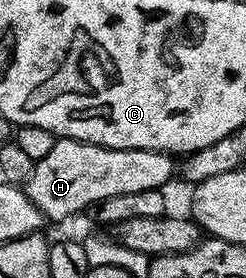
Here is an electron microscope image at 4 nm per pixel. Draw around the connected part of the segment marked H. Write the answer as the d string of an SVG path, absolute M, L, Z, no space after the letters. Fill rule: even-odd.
M58 139L51 152L43 155L33 166L31 179L23 187L26 195L39 207L39 211L50 222L61 221L64 217L73 217L76 213L88 210L115 195L131 195L135 191L164 190L165 184L175 177L175 161L168 153L151 151L150 149L108 149L102 145L89 145L85 141Z

